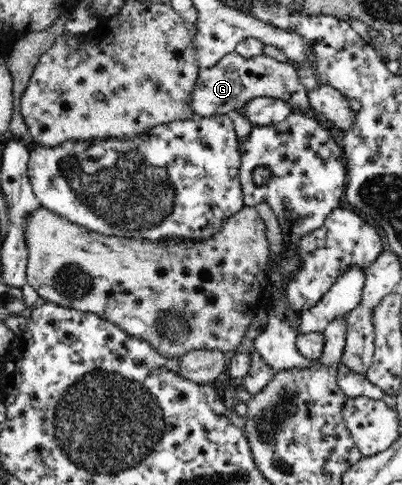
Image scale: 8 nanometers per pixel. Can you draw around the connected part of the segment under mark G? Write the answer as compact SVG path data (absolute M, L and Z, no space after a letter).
M232 51L224 55L214 67L200 67L190 108L196 116L210 117L228 114L255 97L268 96L288 102L294 111L312 111L307 89L300 83L297 71L298 65L290 61L276 60L266 55L244 59L239 53Z

